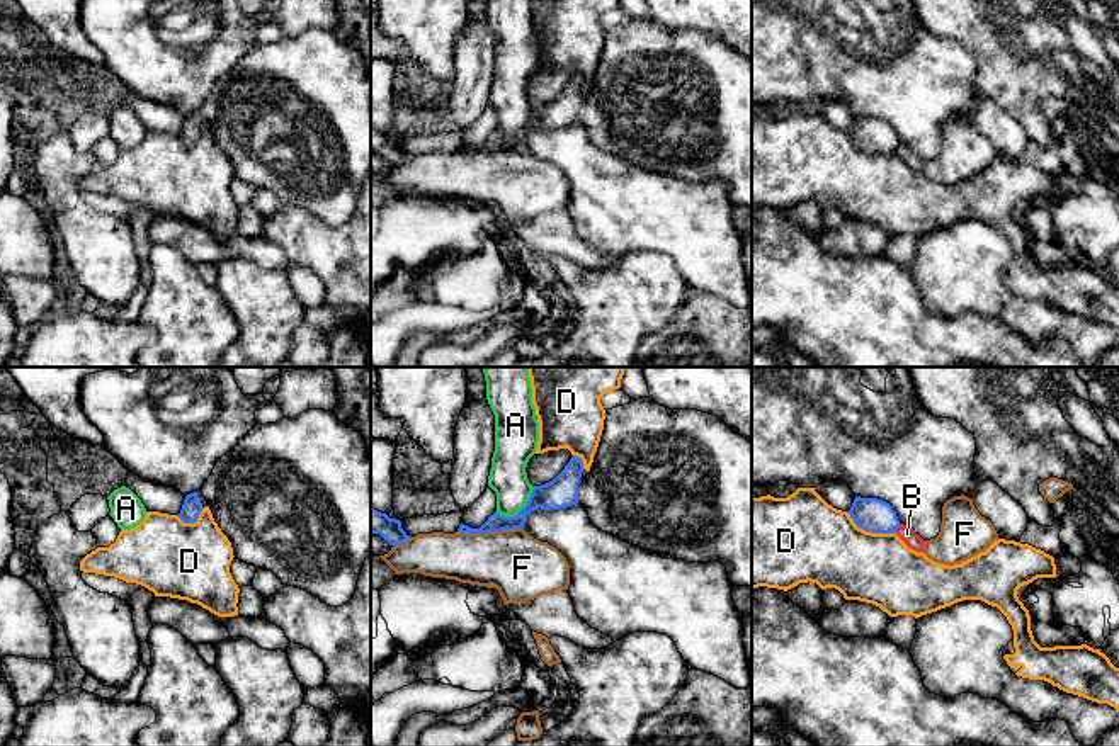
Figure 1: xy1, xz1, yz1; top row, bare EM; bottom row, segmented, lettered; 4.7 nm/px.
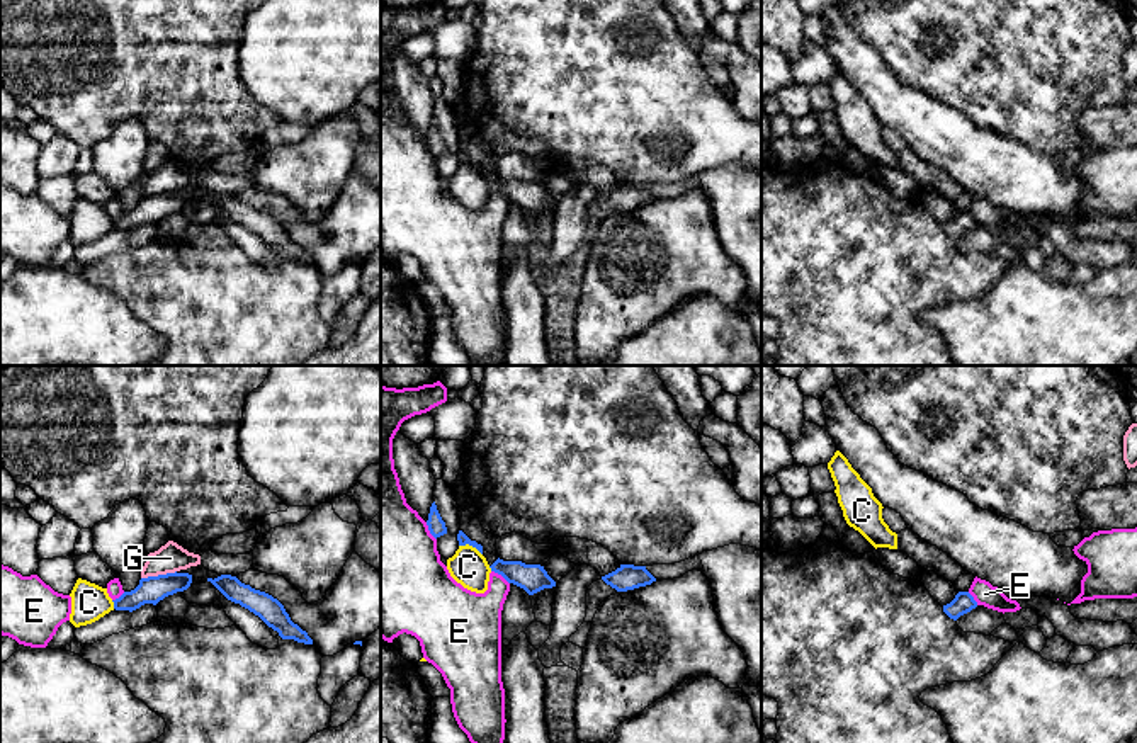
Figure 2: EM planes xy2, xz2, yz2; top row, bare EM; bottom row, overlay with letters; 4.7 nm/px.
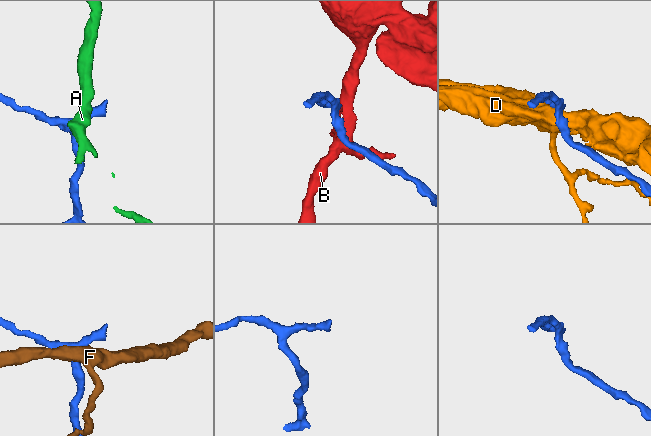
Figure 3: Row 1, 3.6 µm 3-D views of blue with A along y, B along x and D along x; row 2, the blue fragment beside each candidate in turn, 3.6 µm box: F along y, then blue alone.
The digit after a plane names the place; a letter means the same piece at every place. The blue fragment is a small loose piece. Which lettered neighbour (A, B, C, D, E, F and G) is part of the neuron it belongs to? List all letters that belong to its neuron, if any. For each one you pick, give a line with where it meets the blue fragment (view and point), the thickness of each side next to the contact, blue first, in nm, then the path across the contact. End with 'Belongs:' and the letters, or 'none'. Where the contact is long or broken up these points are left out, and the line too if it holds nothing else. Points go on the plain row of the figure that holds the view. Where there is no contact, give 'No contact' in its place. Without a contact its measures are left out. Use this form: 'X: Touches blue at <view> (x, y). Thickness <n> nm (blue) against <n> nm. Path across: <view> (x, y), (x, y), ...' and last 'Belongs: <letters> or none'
Belongs: none

